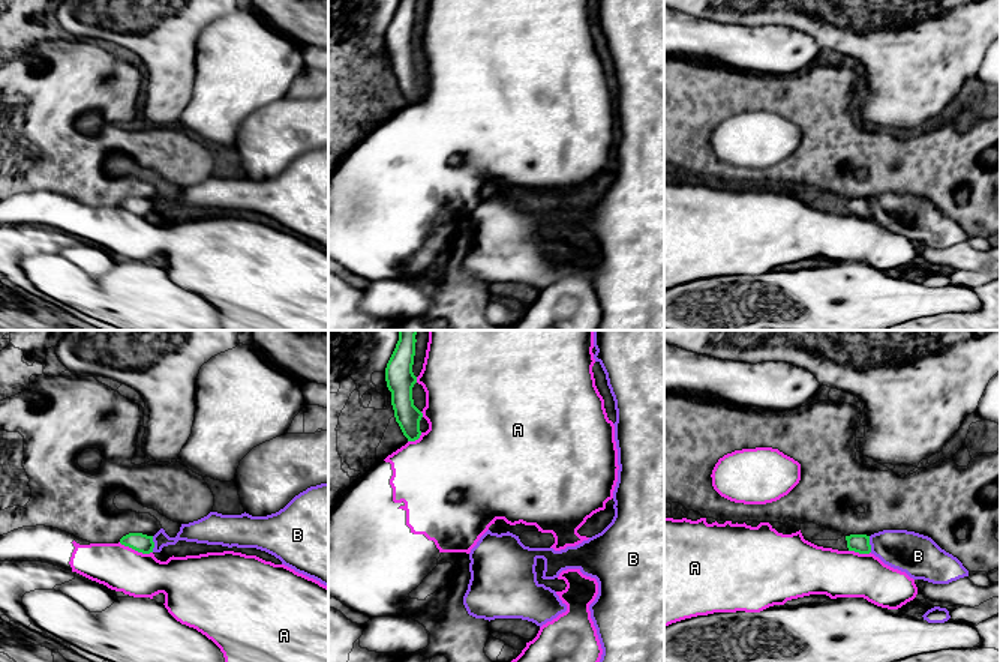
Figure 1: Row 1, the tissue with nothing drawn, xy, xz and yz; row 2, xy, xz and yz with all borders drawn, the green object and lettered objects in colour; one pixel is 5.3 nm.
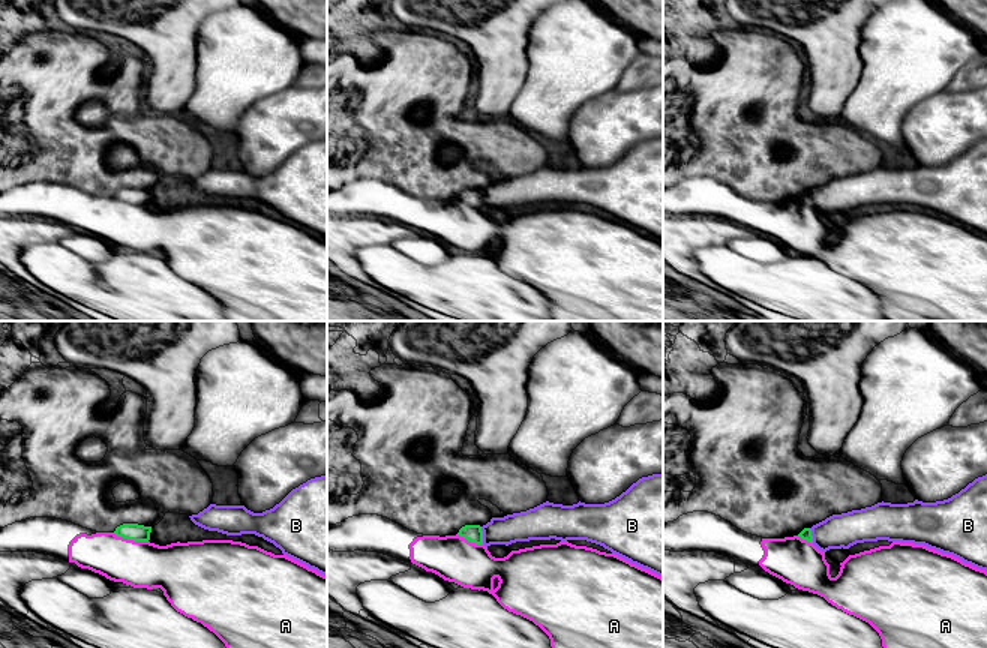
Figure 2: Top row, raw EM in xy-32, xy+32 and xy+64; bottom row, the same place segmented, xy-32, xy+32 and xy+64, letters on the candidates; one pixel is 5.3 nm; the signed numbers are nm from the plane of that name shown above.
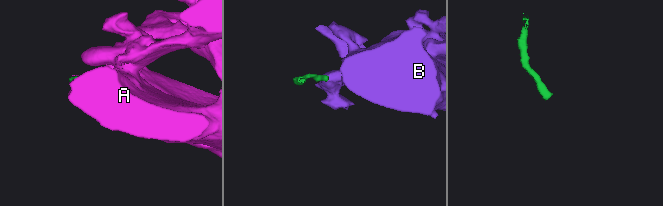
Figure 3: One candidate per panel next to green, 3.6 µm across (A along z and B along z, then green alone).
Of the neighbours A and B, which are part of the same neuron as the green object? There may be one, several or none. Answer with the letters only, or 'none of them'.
none of them

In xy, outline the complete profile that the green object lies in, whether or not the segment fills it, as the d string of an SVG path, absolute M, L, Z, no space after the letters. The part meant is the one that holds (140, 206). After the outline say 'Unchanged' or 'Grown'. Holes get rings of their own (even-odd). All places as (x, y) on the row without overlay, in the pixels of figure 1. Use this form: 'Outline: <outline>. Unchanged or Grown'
Outline: M129 197L120 203L120 207L142 218L150 218L154 212L153 200L142 197Z. Unchanged

